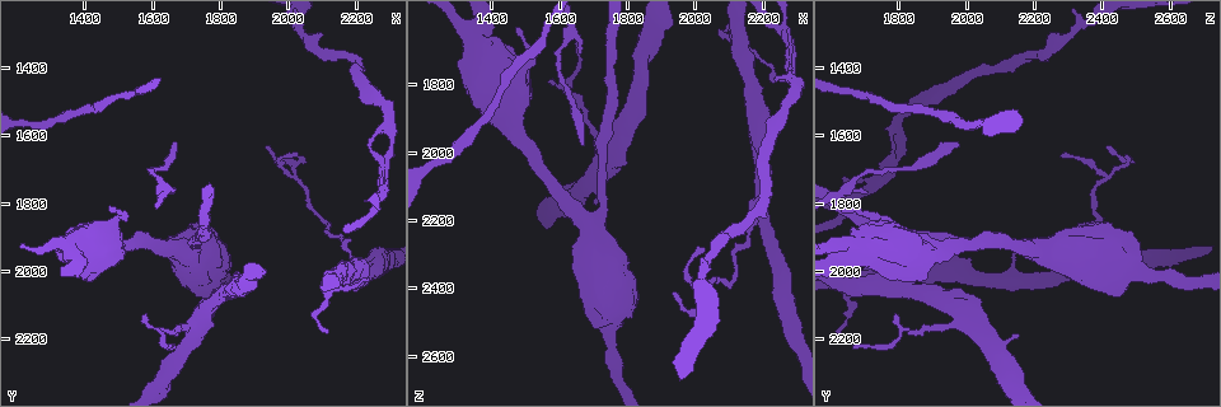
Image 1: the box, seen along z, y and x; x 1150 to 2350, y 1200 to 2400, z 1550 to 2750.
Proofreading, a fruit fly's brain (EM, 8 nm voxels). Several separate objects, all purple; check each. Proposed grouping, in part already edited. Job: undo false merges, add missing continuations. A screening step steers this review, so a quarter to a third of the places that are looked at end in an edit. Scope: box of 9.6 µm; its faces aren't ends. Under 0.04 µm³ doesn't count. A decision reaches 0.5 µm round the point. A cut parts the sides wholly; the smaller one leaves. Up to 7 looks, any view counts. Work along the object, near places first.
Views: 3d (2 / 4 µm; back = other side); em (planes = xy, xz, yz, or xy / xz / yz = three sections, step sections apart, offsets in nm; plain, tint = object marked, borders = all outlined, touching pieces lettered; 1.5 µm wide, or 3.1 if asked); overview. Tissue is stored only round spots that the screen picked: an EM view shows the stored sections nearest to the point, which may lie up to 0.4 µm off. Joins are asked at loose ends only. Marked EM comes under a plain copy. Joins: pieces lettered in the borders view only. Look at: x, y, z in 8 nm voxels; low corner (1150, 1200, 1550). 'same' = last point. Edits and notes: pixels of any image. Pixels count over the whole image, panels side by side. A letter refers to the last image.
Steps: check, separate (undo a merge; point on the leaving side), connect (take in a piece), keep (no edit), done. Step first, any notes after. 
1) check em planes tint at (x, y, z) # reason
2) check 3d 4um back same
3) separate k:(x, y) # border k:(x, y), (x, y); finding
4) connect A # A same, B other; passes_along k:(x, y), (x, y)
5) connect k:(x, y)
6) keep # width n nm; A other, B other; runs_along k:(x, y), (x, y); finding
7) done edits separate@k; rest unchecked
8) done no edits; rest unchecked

check em planes borders at (1470, 1820, 1630) # free end

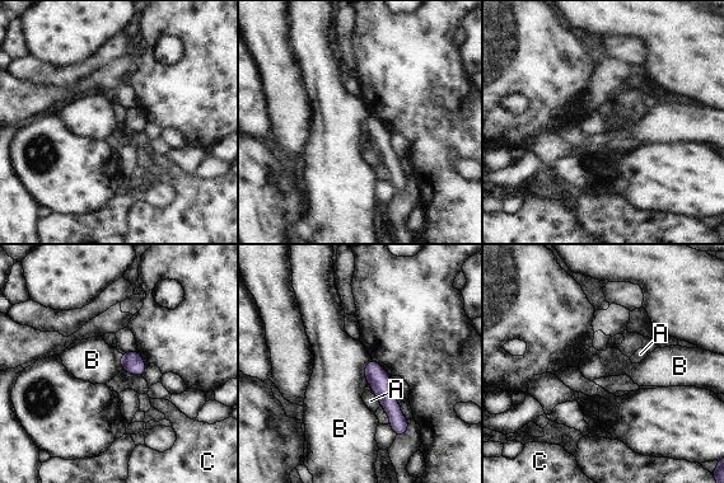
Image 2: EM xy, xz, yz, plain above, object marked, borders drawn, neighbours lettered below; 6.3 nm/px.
keep # A other, B other, C other; runs_along 2:(372, 364), (386, 399), (400, 423); no lettered piece goes on from it

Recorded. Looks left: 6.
check 3d 2um back at (1580, 2130, 1790)

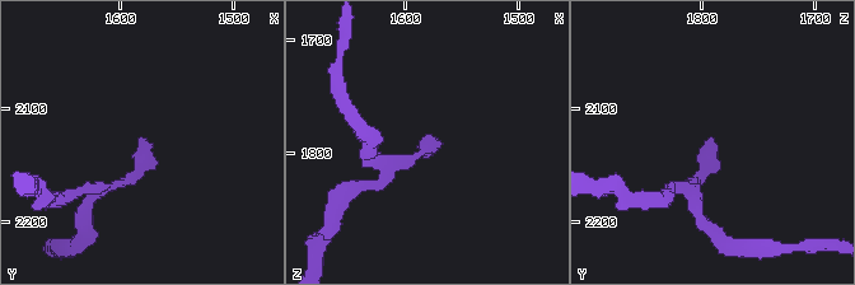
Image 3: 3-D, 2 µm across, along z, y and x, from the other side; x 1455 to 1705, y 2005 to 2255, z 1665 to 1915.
check em planes borders at (1580, 2126, 1786) # now the EM

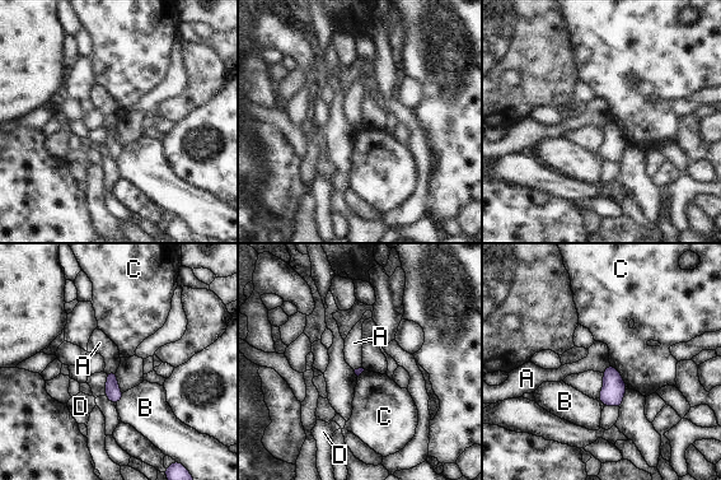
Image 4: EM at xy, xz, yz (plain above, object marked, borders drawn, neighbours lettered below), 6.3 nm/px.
keep # A other, B other, C other, D other; border 4:(116, 369), (106, 373); no lettered piece goes on from it

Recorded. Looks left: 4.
check 3d 4um at (2240, 2040, 1790) # thin end

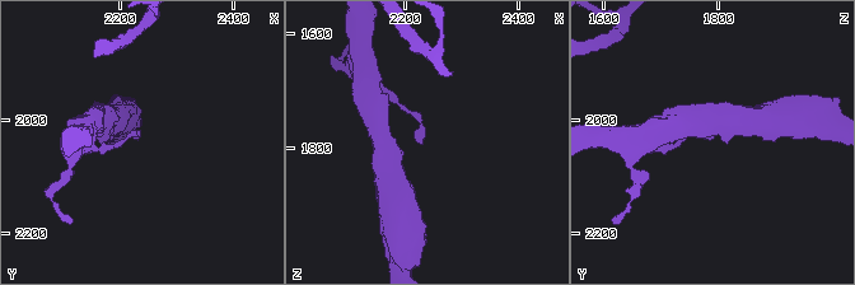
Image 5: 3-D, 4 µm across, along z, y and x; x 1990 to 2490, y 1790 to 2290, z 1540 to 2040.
check em xy step 8 borders at (2235, 2030, 1795) # shape alone is not enough

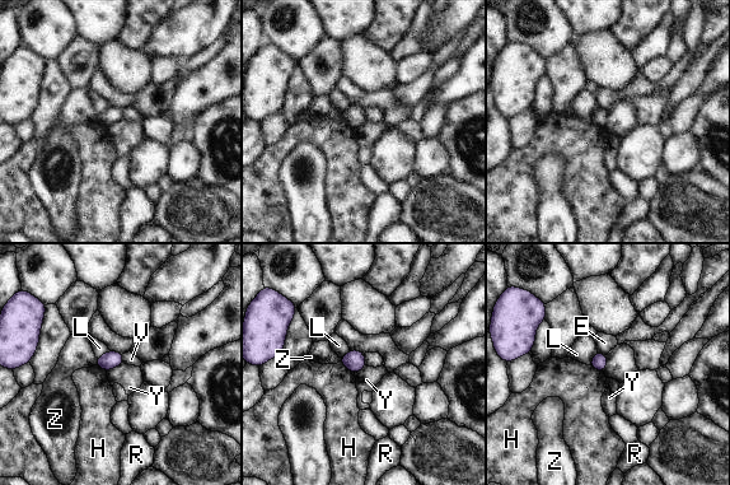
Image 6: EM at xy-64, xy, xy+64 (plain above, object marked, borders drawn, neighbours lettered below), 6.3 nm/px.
keep # longest_contact H 130 nm; E other, H other, L other, R other, V other, Y other, Z other; border 6:(110, 350), (97, 358); no lettered piece goes on from it

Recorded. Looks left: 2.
done no edits; rest unchecked

